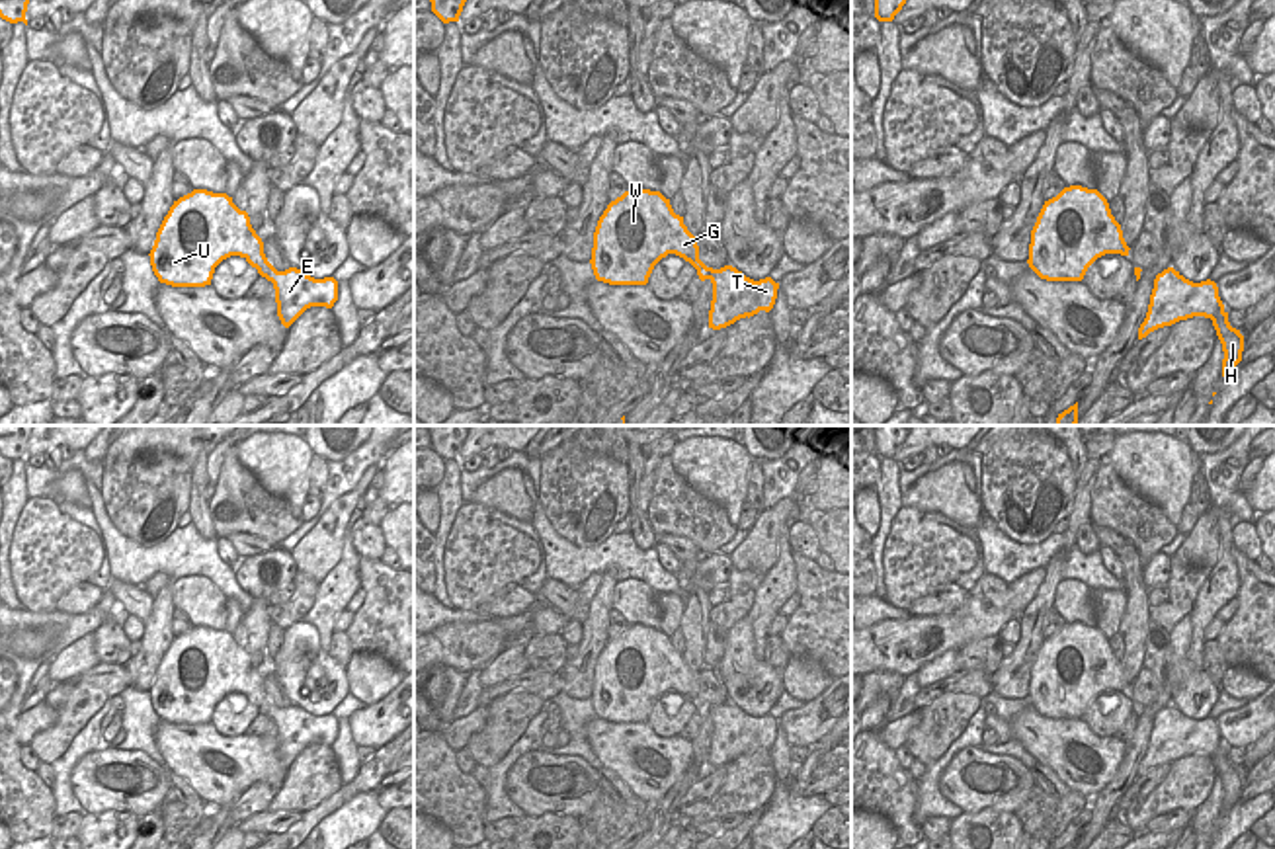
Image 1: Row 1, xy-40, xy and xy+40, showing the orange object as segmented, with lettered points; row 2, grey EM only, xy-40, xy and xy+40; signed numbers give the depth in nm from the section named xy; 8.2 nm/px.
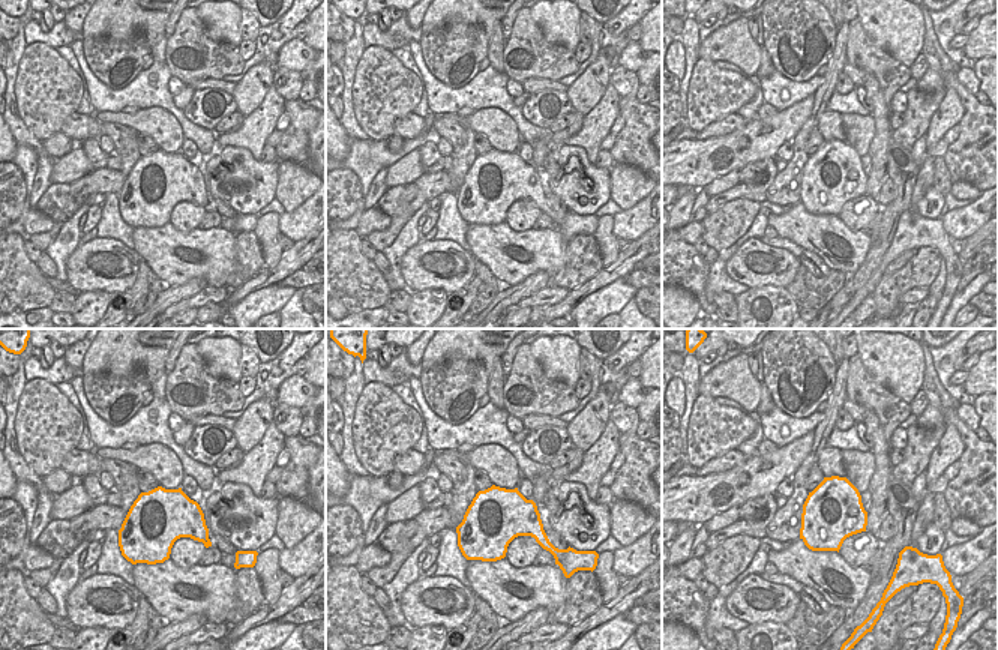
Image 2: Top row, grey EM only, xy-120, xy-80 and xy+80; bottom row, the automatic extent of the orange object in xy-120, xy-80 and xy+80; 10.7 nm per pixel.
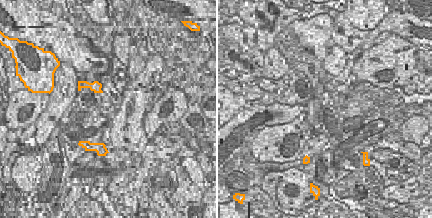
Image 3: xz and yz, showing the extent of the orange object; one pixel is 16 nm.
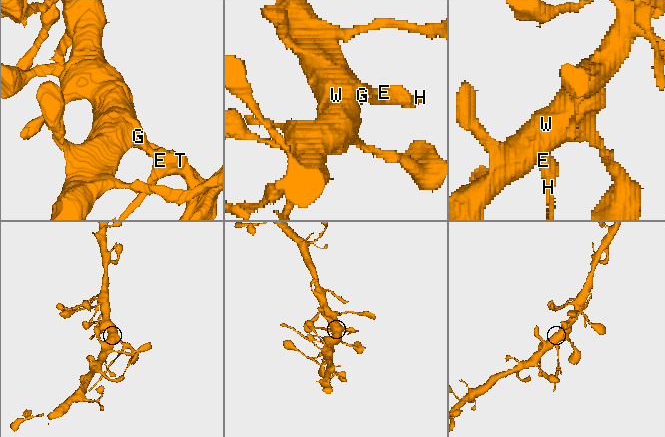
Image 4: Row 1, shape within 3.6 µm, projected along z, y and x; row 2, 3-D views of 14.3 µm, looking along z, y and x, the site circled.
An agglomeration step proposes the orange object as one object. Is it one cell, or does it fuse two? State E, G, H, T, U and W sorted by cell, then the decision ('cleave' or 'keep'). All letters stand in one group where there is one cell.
groups E H T / G U W; cleave

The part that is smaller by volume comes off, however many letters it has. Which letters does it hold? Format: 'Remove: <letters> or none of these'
Remove: E, H, T

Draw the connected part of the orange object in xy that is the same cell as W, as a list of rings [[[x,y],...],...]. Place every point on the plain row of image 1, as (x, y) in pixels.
[[[631,625],[611,638],[597,658],[592,707],[609,722],[646,722],[654,703],[676,691],[689,699],[701,718],[711,716],[699,697],[697,673],[660,628]]]

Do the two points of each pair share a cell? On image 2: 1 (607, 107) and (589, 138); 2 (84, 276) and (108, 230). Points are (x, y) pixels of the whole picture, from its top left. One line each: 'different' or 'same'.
1: same
2: different

